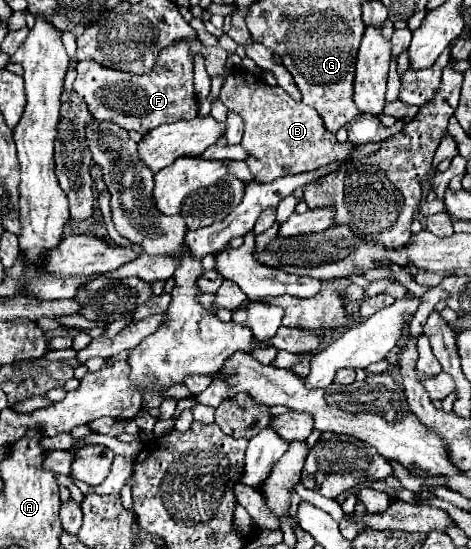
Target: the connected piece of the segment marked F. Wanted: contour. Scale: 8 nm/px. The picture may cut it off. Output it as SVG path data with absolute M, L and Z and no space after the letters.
M184 42L170 46L158 54L154 70L150 74L126 74L100 66L98 62L76 62L78 78L74 90L88 104L88 110L96 120L110 120L124 130L136 130L140 134L178 120L192 120L196 116L196 94L192 88L192 58Z

